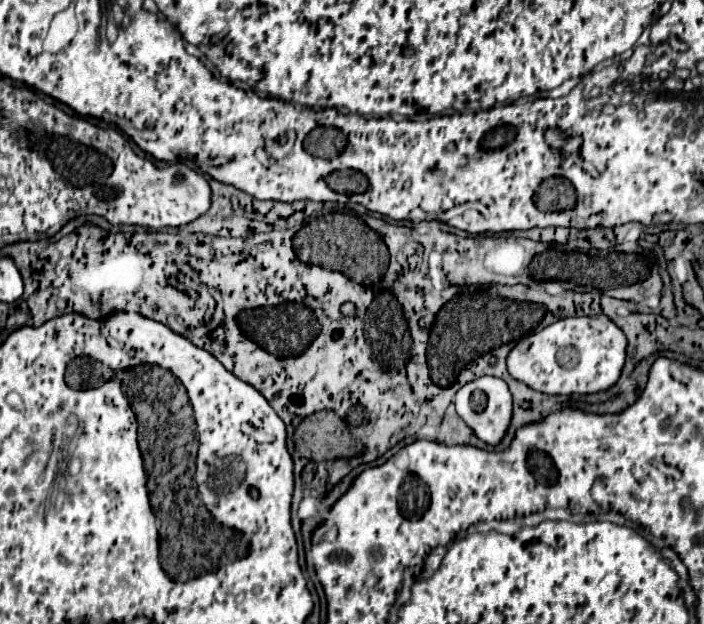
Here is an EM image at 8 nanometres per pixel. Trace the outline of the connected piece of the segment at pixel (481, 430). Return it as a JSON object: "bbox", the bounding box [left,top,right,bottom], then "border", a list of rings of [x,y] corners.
{"bbox":[454,377,512,447],"border":[[[480,377],[480,379],[464,385],[456,393],[454,405],[456,405],[458,415],[464,419],[464,423],[474,431],[474,435],[480,441],[496,447],[504,439],[504,435],[510,427],[510,421],[512,421],[512,395],[504,381],[500,381],[498,377]]]}

